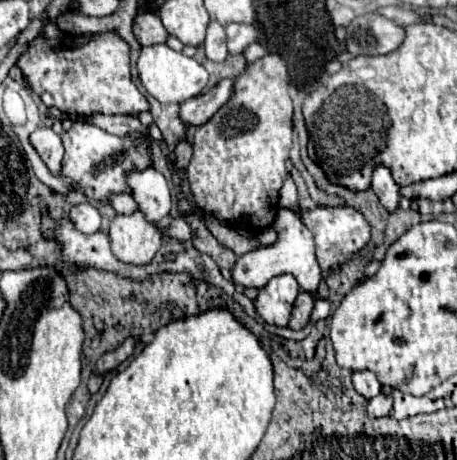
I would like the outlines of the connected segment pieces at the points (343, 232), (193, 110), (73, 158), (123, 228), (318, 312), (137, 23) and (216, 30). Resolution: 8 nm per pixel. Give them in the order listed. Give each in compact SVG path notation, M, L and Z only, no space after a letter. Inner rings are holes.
M314 207L310 211L304 211L300 219L314 233L316 259L322 269L322 277L326 277L330 271L338 271L340 265L350 261L370 241L370 223L354 207Z
M220 79L218 85L206 93L192 97L180 105L180 117L188 125L204 125L232 95L234 79Z
M72 123L72 127L68 131L62 133L62 143L64 143L64 159L62 159L62 177L70 179L72 189L82 191L86 197L96 199L100 203L110 203L110 197L116 193L132 193L132 189L126 183L126 177L130 171L144 171L150 167L150 139L148 135L142 133L128 133L124 137L118 135L110 135L90 123ZM124 153L130 161L130 167L124 167Z
M140 211L118 215L110 225L110 245L118 261L148 265L162 245L162 233Z
M312 293L314 297L314 309L312 309L312 315L310 315L310 321L320 321L320 319L326 319L330 315L330 301L328 299L320 299L316 293Z
M152 11L136 13L136 17L132 21L132 33L134 33L134 37L138 39L140 45L164 43L166 37L168 37L162 21L158 21L158 17Z
M218 21L208 23L208 31L206 31L206 39L204 39L204 51L206 51L206 57L212 61L224 61L228 55L224 25L220 25Z

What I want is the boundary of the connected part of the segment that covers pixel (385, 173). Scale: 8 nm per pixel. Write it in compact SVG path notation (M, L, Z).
M376 165L372 171L372 191L378 195L378 199L388 211L394 211L398 207L400 191L390 171L384 165Z

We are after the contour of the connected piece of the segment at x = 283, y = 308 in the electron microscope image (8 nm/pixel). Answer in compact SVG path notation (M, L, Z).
M290 273L272 277L262 289L258 289L258 297L254 299L256 313L270 325L286 327L298 291L300 287Z

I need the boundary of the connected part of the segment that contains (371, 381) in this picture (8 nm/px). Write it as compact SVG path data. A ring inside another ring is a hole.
M356 371L356 373L352 373L352 385L366 399L376 397L380 393L380 387L382 387L380 381L376 379L376 375L370 373L370 371Z

